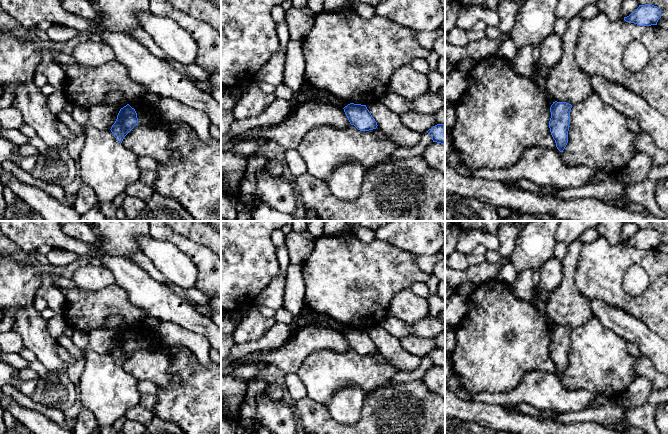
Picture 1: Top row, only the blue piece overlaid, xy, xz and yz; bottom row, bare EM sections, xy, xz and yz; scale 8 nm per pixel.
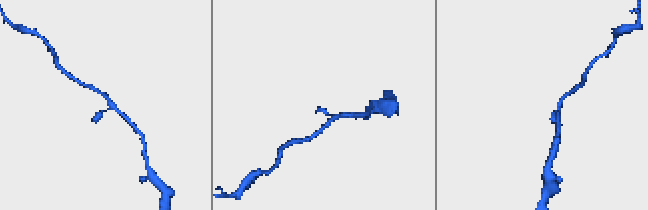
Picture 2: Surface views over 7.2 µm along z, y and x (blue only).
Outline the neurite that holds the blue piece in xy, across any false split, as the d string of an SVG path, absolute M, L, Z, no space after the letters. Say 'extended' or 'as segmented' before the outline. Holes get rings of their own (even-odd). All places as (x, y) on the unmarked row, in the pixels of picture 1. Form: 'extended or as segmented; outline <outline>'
as segmented; outline M129 328L120 333L111 356L117 365L123 365L124 361L138 348L137 337Z

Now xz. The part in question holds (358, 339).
as segmented; outline M350 327L343 333L350 348L354 349L358 354L369 355L377 352L377 346L366 329Z

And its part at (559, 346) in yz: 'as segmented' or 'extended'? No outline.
as segmented

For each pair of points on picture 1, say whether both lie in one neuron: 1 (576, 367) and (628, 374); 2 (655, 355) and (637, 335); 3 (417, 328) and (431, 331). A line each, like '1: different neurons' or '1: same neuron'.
1: same neuron
2: same neuron
3: same neuron

